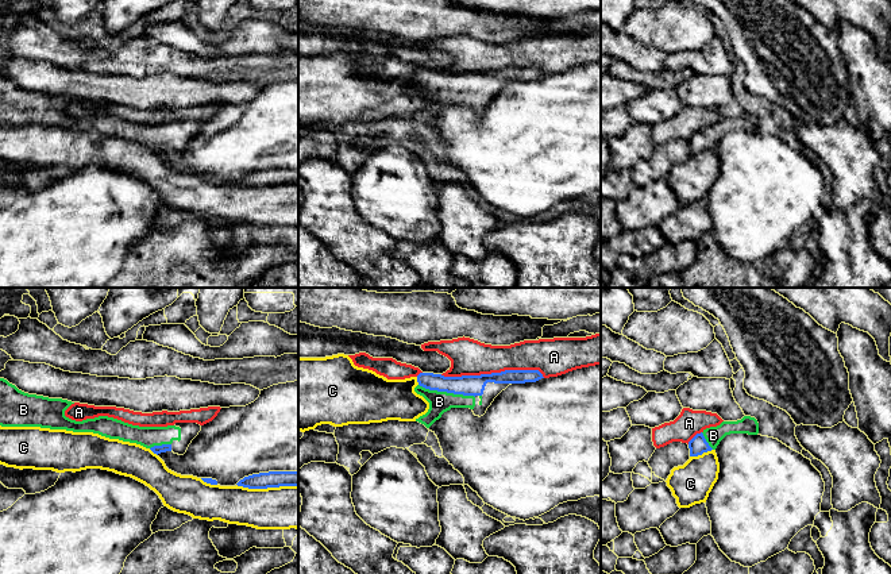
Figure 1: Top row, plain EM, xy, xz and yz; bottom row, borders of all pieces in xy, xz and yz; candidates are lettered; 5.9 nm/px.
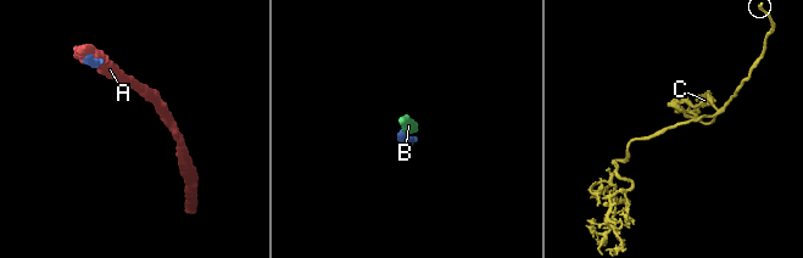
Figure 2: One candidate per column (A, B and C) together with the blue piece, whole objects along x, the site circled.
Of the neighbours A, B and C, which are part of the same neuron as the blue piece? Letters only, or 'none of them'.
B

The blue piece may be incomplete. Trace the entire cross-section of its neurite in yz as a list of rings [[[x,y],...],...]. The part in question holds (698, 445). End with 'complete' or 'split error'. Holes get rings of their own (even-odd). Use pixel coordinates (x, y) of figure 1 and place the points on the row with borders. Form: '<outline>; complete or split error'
[[[744,416],[737,421],[722,421],[717,427],[706,428],[688,442],[690,456],[698,456],[716,450],[720,442],[730,434],[757,435],[759,423],[755,417]]]; split error

